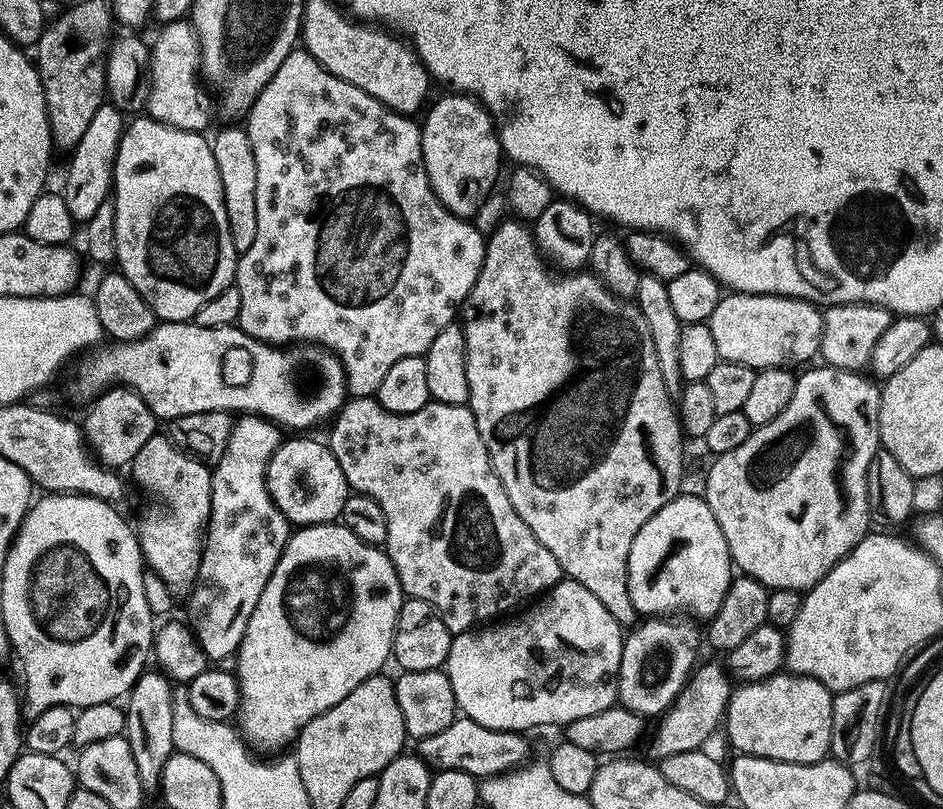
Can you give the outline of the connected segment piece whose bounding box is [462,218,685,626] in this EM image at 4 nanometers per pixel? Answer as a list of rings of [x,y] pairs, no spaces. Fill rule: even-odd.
[[[508,218],[487,237],[482,270],[470,290],[468,299],[462,305],[462,327],[466,338],[467,405],[478,422],[478,434],[482,434],[482,442],[486,442],[492,468],[510,498],[510,506],[518,510],[518,518],[522,518],[522,522],[530,526],[534,538],[538,538],[538,542],[542,542],[542,546],[546,546],[546,550],[550,550],[550,554],[558,558],[560,571],[567,579],[586,586],[586,590],[590,590],[590,594],[594,594],[594,598],[598,598],[598,602],[606,606],[610,618],[617,620],[621,626],[635,625],[638,613],[634,602],[630,602],[628,585],[630,546],[638,530],[642,530],[647,520],[658,510],[662,510],[669,498],[681,495],[685,440],[673,397],[669,396],[662,382],[662,370],[658,370],[654,338],[650,338],[650,326],[646,326],[642,310],[631,299],[614,295],[600,281],[600,277],[591,271],[572,270],[567,274],[561,274],[553,270],[537,248],[536,237],[530,231],[529,225]]]

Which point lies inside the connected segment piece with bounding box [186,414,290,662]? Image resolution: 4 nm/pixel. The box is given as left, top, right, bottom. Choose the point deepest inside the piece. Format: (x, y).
(246, 533)

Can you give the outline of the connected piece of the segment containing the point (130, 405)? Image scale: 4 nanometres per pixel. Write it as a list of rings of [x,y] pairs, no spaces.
[[[113,386],[100,393],[91,401],[88,413],[82,419],[82,431],[85,441],[92,453],[101,464],[113,469],[120,470],[131,465],[132,459],[138,454],[138,450],[142,450],[142,446],[146,446],[146,442],[150,442],[152,436],[157,435],[158,421],[156,415],[150,410],[150,406],[146,406],[146,402],[138,395],[133,388],[125,388],[123,386]]]

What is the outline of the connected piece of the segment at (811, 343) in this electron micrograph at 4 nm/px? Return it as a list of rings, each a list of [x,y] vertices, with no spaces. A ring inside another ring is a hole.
[[[732,292],[721,295],[714,314],[706,321],[710,334],[714,334],[714,346],[718,346],[720,359],[742,362],[754,369],[783,368],[785,366],[807,365],[811,356],[820,350],[822,338],[822,312],[811,300],[800,300],[797,296],[771,296],[753,292]]]

